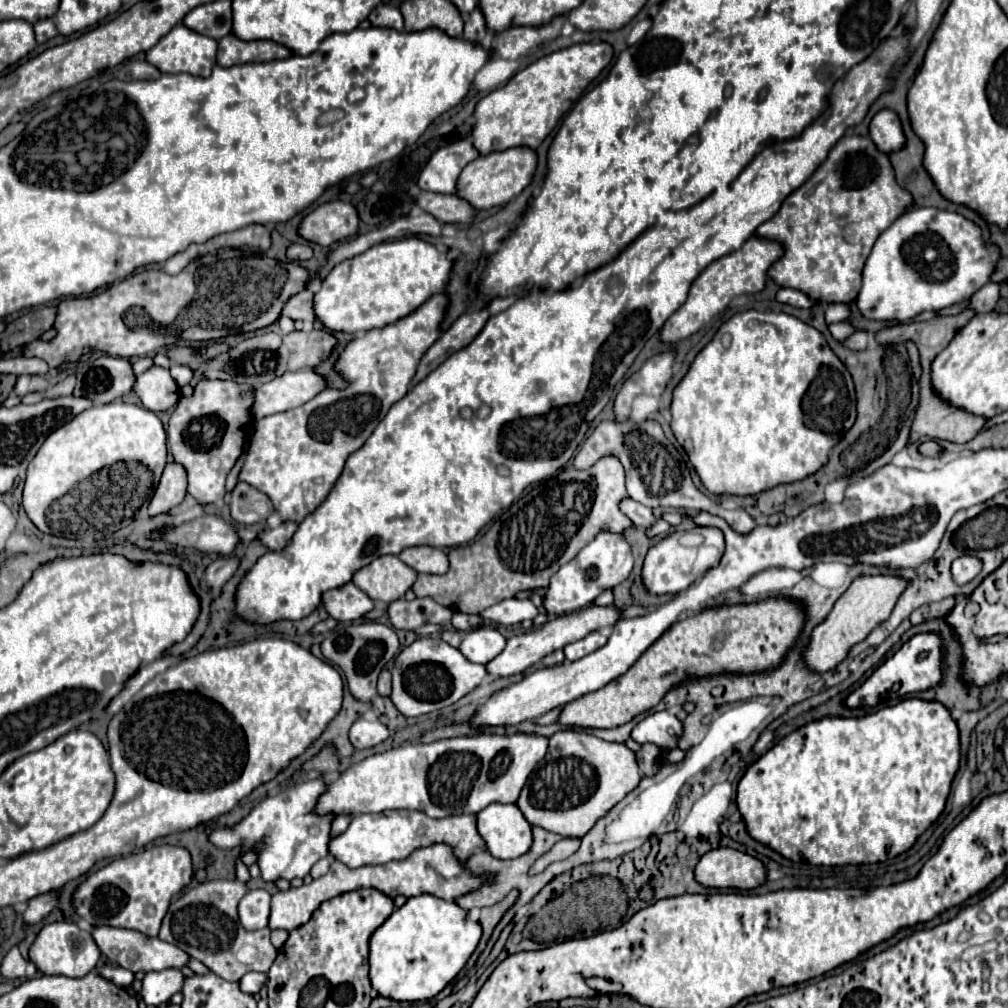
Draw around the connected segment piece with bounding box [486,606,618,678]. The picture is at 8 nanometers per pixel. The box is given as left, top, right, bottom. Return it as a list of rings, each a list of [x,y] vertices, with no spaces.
[[[588,606],[588,608],[582,608],[580,612],[574,612],[574,614],[566,614],[566,616],[558,616],[554,620],[548,620],[544,626],[536,628],[536,630],[530,630],[526,634],[518,634],[518,636],[512,636],[508,642],[506,642],[506,648],[494,656],[488,664],[486,664],[486,670],[488,674],[492,676],[512,676],[512,674],[522,674],[526,668],[530,668],[532,664],[540,662],[544,656],[548,656],[552,650],[560,650],[564,648],[568,642],[576,642],[580,638],[584,638],[584,634],[590,634],[592,630],[600,630],[600,628],[606,628],[606,626],[614,626],[618,620],[618,608],[616,606],[606,606],[606,608],[600,608],[600,606]]]

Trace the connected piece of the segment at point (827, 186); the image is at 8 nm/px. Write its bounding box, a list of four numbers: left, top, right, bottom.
[756,134,914,304]

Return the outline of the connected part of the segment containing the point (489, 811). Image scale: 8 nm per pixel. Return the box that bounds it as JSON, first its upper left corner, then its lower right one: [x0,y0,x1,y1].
[476,804,532,858]

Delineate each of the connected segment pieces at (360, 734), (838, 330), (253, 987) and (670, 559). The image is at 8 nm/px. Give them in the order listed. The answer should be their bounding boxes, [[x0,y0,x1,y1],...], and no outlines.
[[350,720,388,748],[830,322,854,342],[240,972,268,994],[642,526,724,594]]

